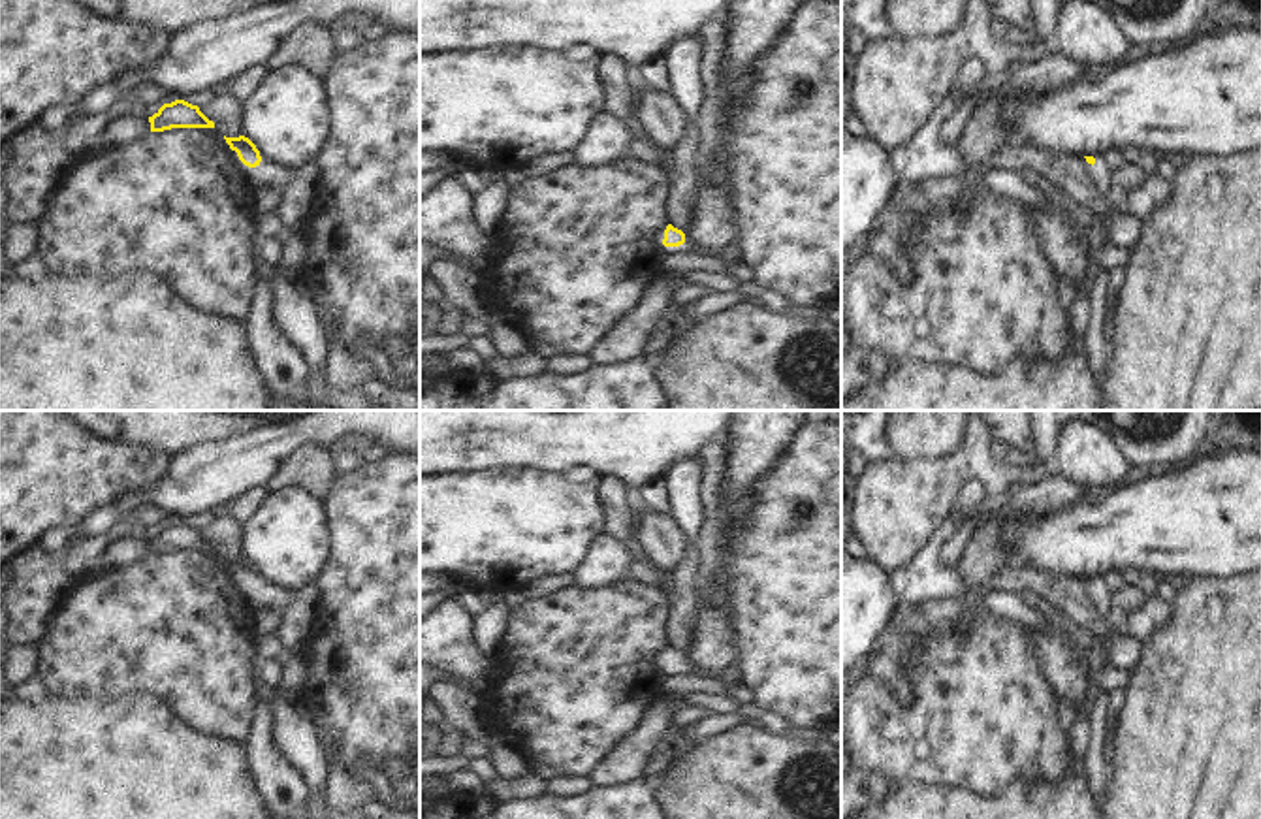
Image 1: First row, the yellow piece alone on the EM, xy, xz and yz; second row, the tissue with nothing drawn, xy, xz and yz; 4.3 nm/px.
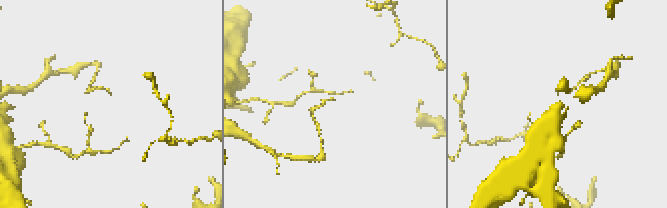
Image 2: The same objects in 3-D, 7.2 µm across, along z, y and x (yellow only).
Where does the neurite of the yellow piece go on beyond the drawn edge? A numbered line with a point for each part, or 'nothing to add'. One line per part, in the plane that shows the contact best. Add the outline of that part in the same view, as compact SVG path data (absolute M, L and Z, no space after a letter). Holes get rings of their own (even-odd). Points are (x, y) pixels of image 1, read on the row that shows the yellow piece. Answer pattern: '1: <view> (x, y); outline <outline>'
1: xz (684, 249); outline M685 243L679 247L666 247L666 256L676 256L676 254L700 254L700 250Z

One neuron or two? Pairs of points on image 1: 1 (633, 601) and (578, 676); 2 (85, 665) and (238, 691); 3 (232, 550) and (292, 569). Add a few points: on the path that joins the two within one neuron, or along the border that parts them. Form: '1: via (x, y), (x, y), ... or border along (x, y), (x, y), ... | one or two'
1: via (627, 620), (590, 658) | one
2: via (123, 659), (200, 661) | one
3: border along (243, 522), (241, 556) | two

